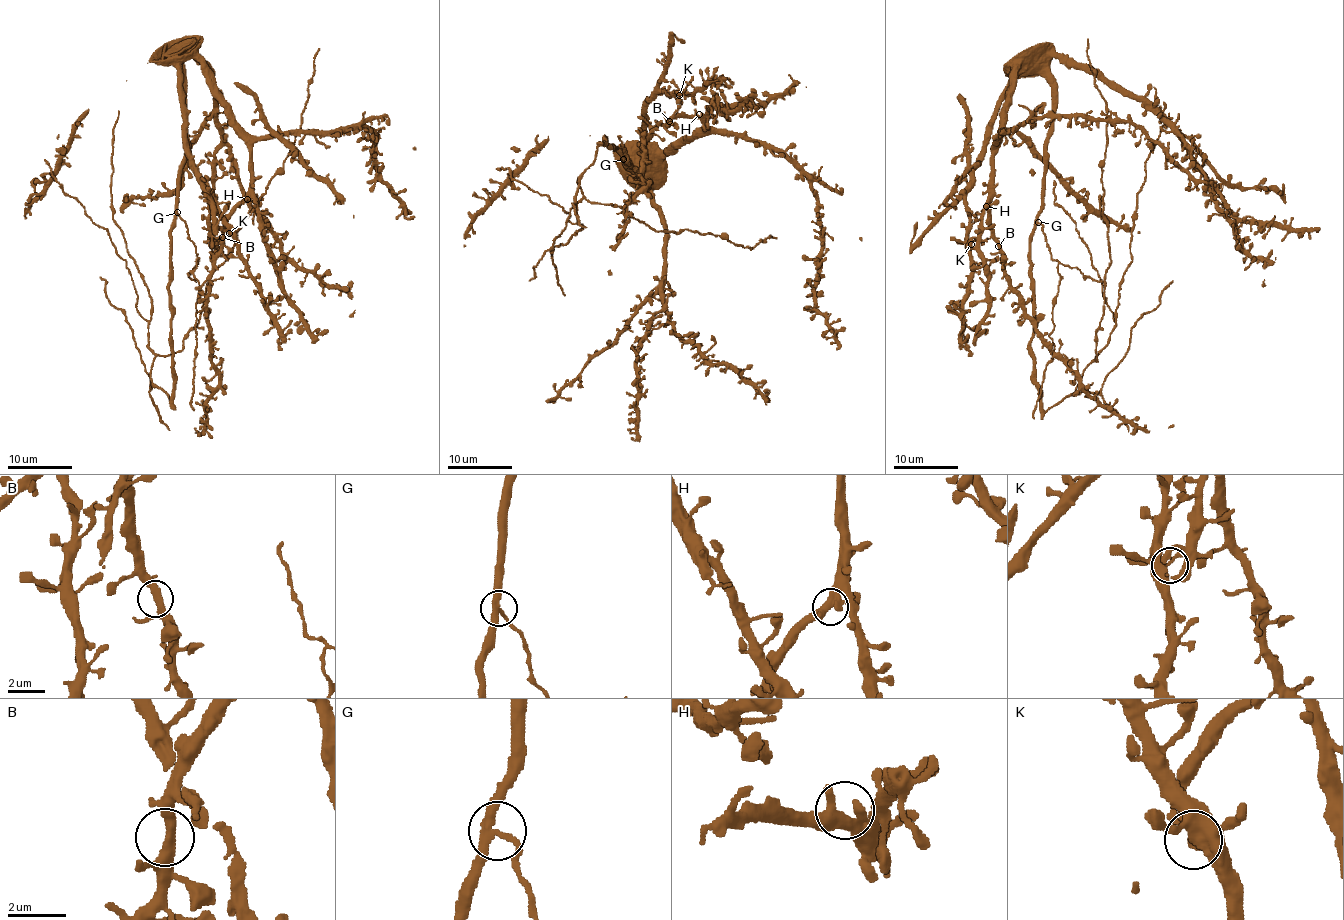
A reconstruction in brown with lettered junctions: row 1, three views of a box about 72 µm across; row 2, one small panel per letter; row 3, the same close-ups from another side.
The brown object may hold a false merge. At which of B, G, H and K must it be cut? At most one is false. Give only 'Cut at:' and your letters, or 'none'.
Cut at: G

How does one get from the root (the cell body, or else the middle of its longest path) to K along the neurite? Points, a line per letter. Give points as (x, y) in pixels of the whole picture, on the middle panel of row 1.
K: (625, 162), (640, 176), (642, 187), (638, 176), (644, 109), (655, 92), (679, 95)

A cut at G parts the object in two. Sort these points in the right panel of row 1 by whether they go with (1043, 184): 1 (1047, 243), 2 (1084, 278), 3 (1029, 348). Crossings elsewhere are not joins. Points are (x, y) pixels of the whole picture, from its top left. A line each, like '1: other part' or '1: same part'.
1: other part
2: other part
3: same part

